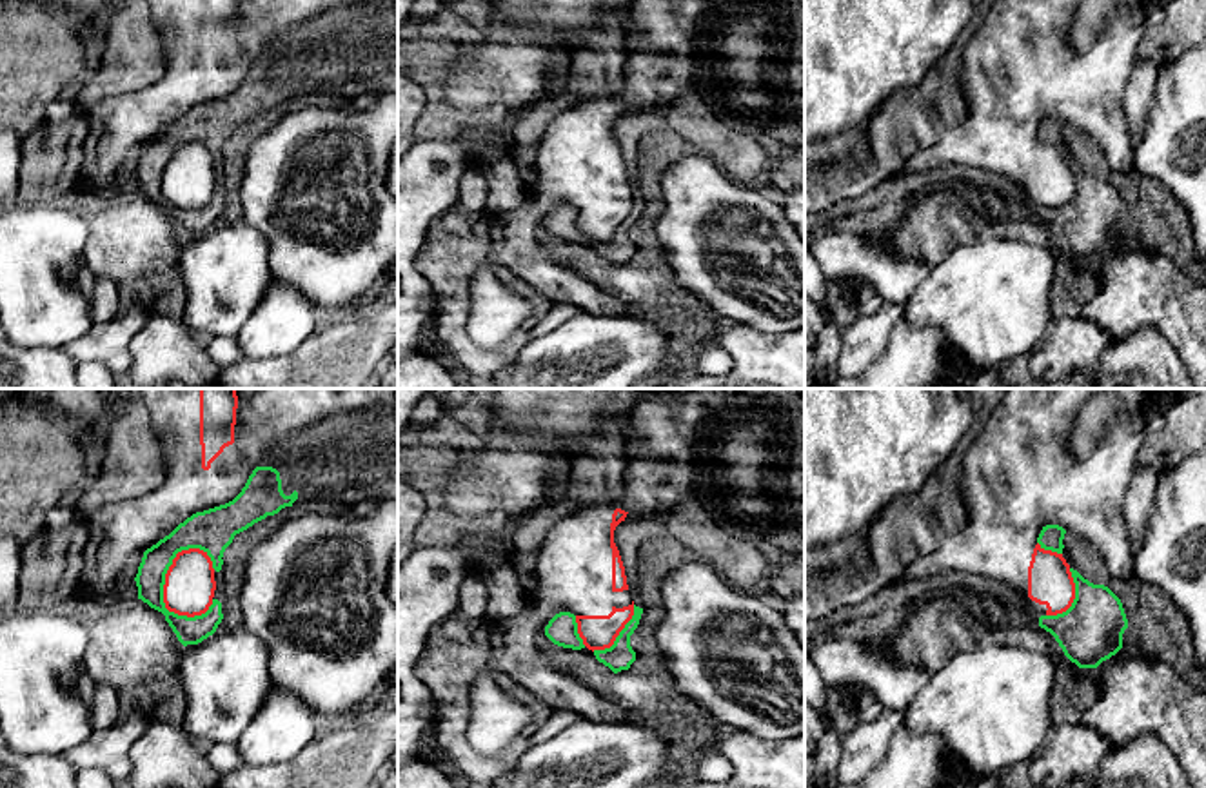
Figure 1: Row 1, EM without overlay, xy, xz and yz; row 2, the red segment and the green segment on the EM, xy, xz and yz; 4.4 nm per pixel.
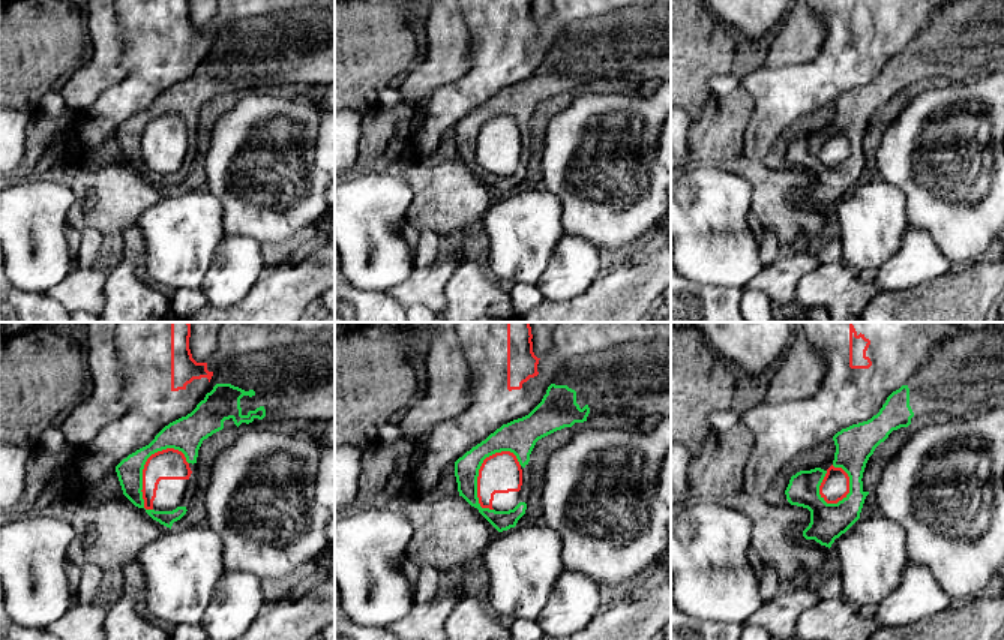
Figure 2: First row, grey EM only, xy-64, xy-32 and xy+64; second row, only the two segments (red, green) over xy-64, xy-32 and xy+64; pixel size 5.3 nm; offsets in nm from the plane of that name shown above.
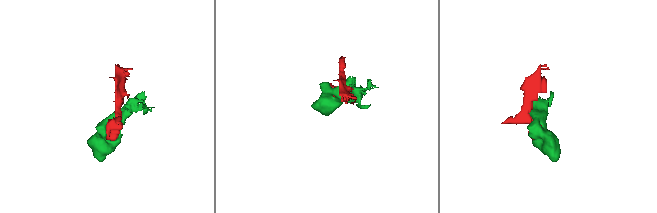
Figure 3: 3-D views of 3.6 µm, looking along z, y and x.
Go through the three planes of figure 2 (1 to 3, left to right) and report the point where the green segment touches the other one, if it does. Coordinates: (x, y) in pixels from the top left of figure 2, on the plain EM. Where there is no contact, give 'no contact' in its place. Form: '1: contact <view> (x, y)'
1: contact xy-64 (144, 132)
2: contact xy-32 (477, 141)
3: contact xy+64 (848, 150)

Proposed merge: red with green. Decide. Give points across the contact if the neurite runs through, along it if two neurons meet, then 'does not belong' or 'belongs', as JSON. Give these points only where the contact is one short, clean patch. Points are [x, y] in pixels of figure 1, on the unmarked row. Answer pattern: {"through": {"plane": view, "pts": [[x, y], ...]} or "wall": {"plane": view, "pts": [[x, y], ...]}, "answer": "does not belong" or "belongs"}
{"answer": "does not belong"}

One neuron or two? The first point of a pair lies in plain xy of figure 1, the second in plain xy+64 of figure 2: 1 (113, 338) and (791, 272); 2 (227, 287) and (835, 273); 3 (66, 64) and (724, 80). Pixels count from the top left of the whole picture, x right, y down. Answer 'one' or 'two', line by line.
1: one
2: two
3: two

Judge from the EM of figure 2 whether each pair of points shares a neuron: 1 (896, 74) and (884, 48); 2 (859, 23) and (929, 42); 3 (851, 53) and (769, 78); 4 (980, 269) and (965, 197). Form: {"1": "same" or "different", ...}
{"1": "different", "2": "different", "3": "same", "4": "different"}

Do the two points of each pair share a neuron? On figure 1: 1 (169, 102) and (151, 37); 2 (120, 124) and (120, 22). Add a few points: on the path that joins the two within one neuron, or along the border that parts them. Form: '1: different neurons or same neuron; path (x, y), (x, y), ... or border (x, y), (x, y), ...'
1: different neurons; border (160, 33), (162, 75), (124, 95)
2: different neurons; border (146, 86), (100, 98), (86, 117)

